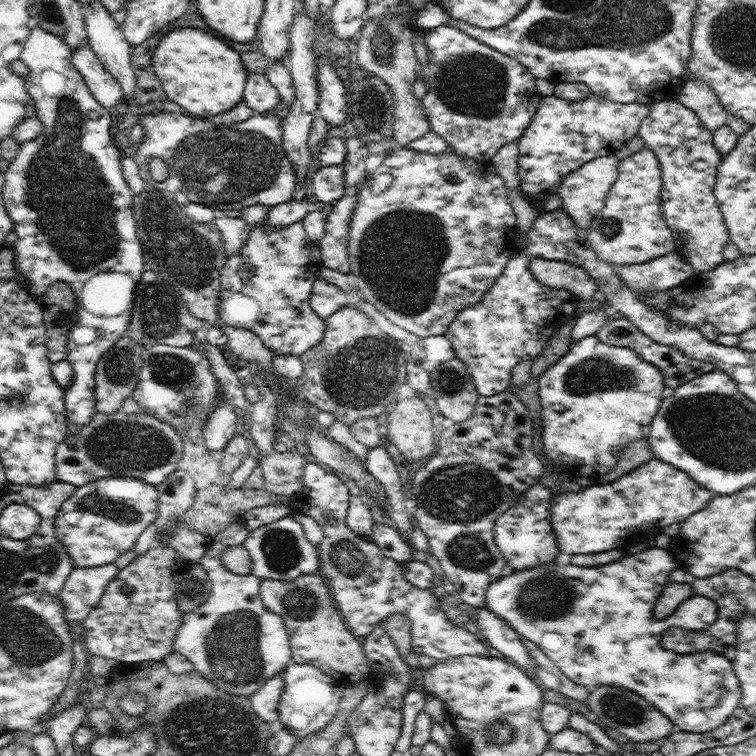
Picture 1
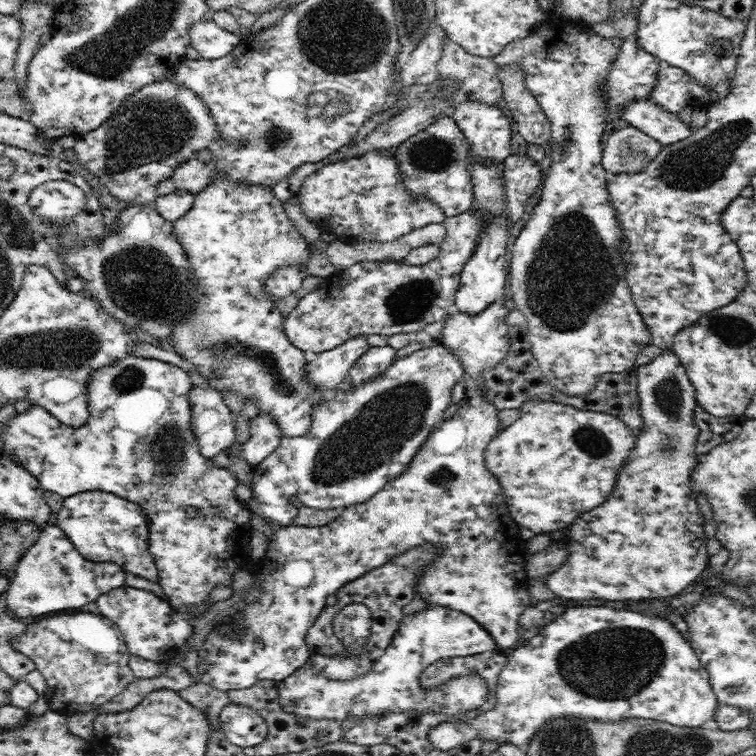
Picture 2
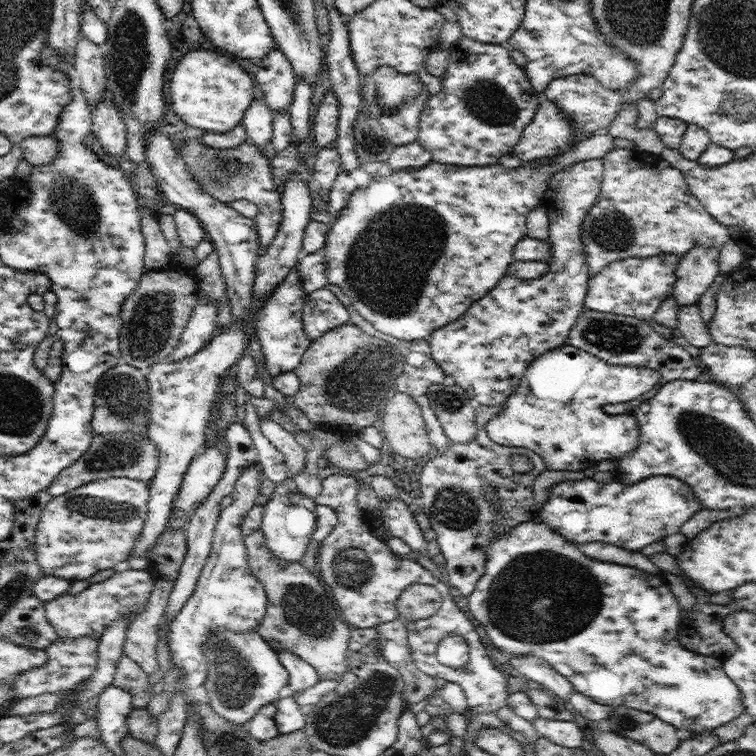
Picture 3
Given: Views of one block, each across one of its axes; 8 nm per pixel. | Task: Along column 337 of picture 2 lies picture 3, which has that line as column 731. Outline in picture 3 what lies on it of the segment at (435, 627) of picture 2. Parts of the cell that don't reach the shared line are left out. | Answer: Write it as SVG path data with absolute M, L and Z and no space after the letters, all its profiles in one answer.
M534 516L530 521L518 523L515 528L505 532L504 536L495 536L493 542L487 547L487 560L484 575L476 585L475 592L468 596L468 608L470 612L484 626L490 642L496 648L511 656L540 656L544 658L551 668L554 668L562 677L565 677L573 684L574 690L584 694L594 702L608 706L619 706L624 704L628 708L652 712L660 720L676 726L676 728L688 728L695 733L710 732L715 728L730 722L738 717L738 714L744 713L744 699L740 692L740 687L726 676L720 659L695 653L686 649L680 644L678 639L678 626L681 626L681 607L678 600L674 597L668 581L664 579L663 572L660 574L651 574L644 570L630 566L620 566L620 564L610 564L602 560L592 560L590 556L582 554L576 544L565 540L560 534L557 534L548 525L542 523L538 516Z

